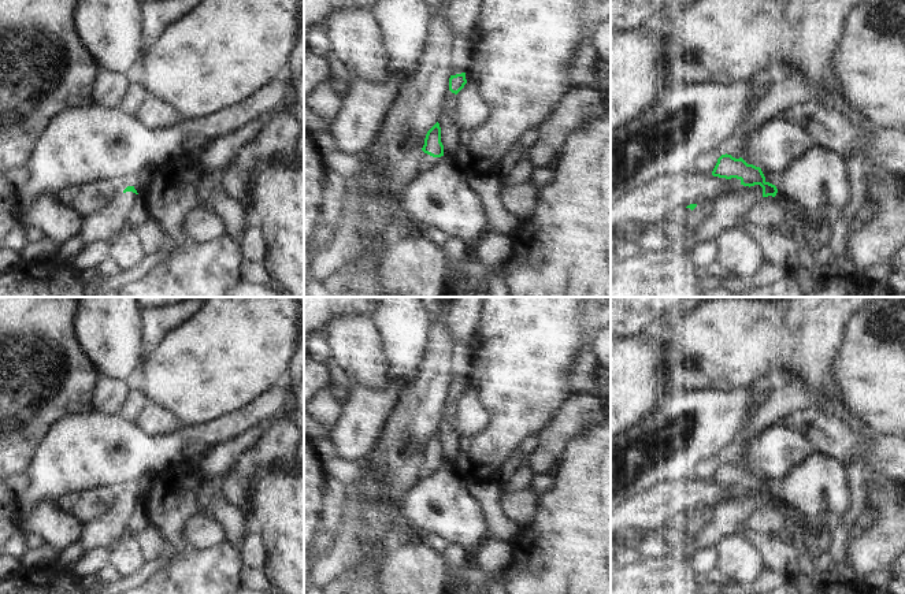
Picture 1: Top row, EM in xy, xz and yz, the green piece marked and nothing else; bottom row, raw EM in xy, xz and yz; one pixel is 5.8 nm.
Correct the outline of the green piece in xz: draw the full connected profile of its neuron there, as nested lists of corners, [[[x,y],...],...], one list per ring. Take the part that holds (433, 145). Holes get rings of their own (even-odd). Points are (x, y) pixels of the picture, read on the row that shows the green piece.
[[[437,122],[426,134],[424,145],[416,155],[419,172],[431,170],[444,156],[444,145],[441,142],[441,127]]]

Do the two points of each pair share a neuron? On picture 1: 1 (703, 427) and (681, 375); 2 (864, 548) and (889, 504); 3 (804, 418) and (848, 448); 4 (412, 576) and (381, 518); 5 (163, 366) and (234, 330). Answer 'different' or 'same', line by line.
1: different
2: same
3: same
4: different
5: same

